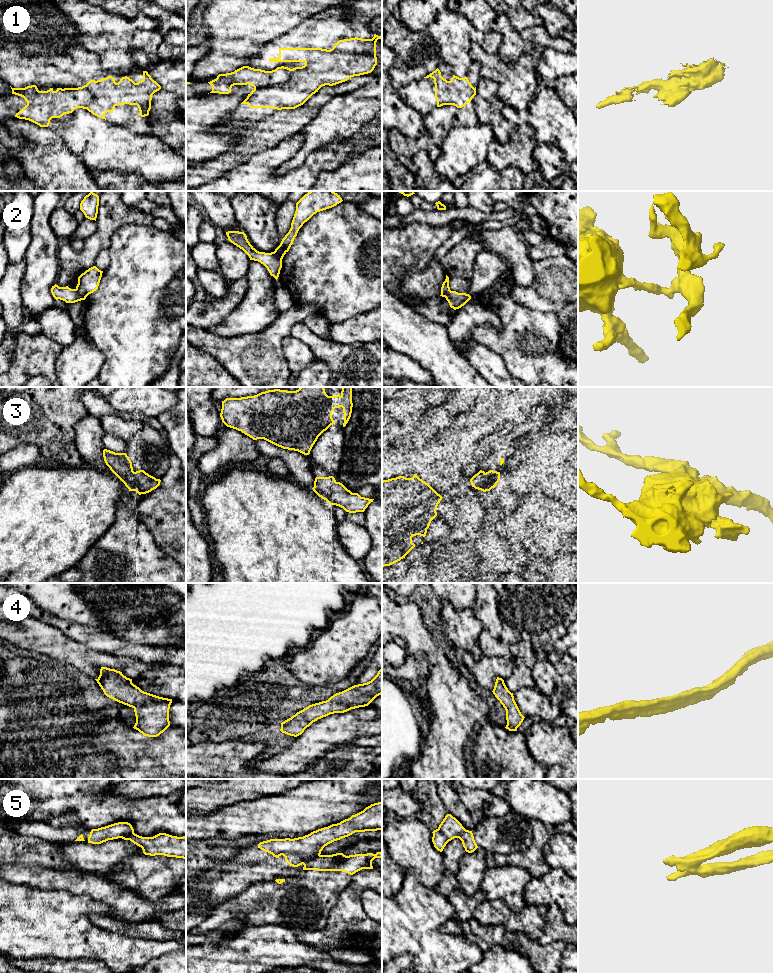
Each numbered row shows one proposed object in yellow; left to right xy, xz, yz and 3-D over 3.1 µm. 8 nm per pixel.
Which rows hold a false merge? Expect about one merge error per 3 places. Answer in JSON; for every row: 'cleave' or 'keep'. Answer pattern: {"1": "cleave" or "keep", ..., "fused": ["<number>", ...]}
{"1": "cleave", "2": "cleave", "3": "keep", "4": "keep", "5": "cleave", "fused": ["1", "2", "5"]}

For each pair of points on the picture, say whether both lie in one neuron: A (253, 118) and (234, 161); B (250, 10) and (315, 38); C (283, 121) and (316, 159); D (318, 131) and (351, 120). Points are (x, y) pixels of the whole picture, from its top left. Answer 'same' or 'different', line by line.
A: different
B: different
C: different
D: same

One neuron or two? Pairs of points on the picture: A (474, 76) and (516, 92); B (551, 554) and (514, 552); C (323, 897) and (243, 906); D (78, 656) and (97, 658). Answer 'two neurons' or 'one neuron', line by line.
A: two neurons
B: two neurons
C: one neuron
D: one neuron

